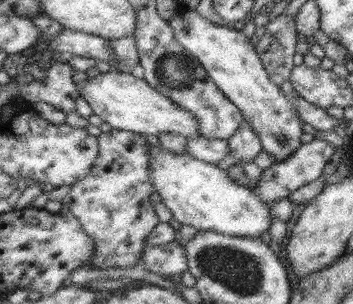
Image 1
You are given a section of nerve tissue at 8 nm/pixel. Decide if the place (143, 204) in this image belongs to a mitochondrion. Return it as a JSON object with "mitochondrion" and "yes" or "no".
{"mitochondrion":"no"}

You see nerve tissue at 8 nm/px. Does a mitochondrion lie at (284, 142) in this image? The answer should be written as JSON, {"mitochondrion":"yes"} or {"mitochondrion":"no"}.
{"mitochondrion":"yes"}

